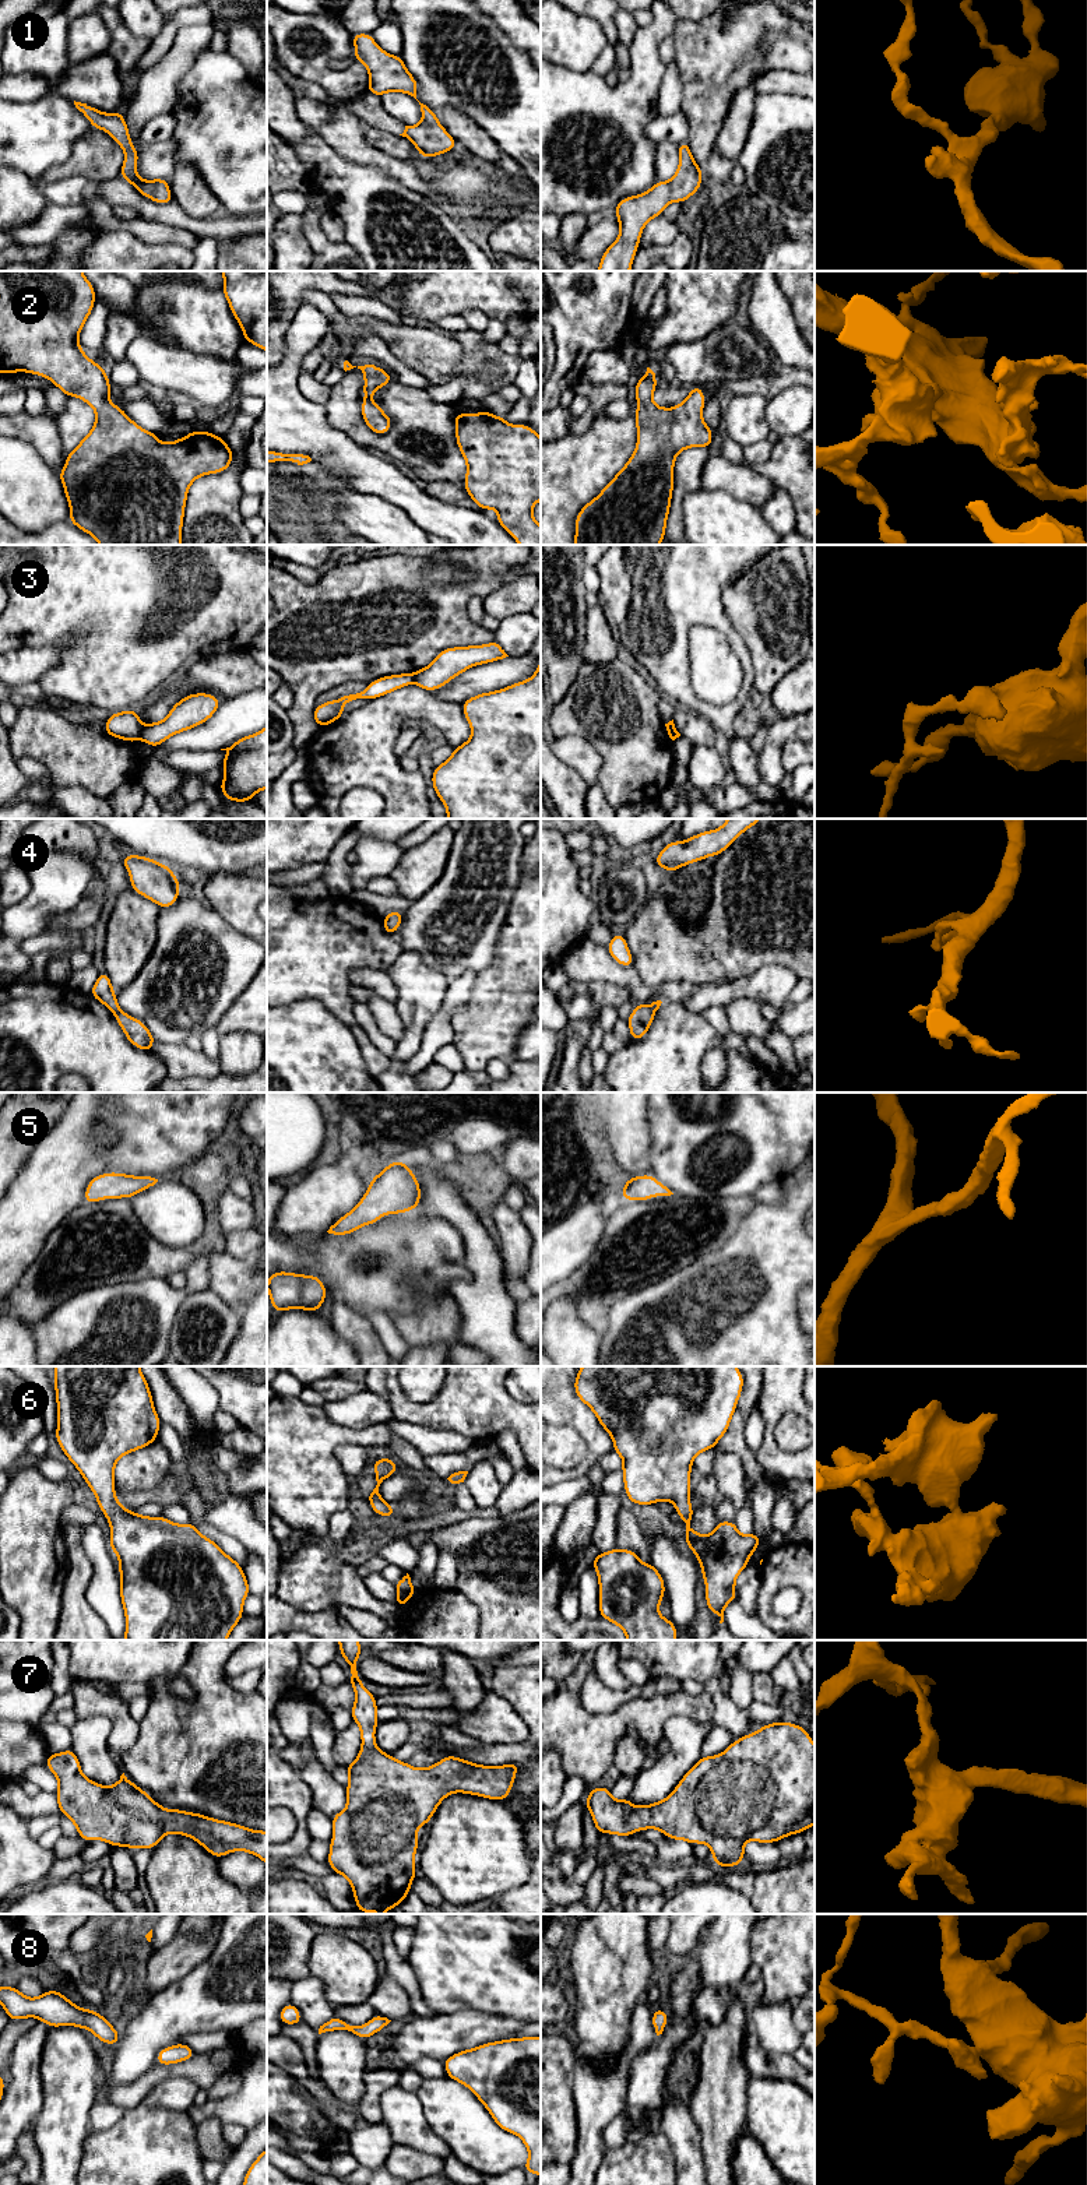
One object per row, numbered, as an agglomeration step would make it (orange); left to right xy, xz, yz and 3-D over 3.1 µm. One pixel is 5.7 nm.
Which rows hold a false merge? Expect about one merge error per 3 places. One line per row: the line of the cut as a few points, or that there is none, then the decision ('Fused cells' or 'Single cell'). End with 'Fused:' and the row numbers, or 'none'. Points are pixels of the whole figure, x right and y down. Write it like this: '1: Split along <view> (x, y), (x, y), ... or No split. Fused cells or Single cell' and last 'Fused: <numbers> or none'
1: No split. Single cell
2: No split. Single cell
3: Split along xy (143, 727), (139, 738). Fused cells
4: Split along xy (119, 1009), (113, 1013). Fused cells
5: No split. Single cell
6: No split. Single cell
7: No split. Single cell
8: No split. Single cell
Fused: 3, 4

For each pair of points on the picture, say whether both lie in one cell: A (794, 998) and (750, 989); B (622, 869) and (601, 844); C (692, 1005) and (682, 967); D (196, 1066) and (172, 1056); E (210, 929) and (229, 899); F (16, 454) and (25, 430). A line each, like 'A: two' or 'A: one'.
A: two
B: one
C: two
D: one
E: two
F: two

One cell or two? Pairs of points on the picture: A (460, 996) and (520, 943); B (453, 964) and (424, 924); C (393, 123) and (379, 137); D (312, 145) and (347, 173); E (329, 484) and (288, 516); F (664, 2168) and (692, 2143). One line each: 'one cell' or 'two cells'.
A: two cells
B: one cell
C: two cells
D: one cell
E: one cell
F: two cells

